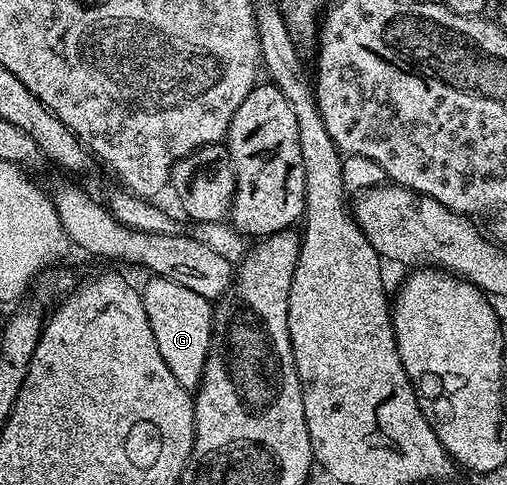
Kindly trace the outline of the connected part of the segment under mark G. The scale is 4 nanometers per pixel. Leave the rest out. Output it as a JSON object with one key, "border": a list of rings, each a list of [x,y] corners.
{"border":[[[159,276],[141,285],[140,291],[156,346],[160,346],[160,358],[164,358],[168,370],[172,370],[180,386],[197,389],[198,383],[202,381],[204,362],[210,349],[211,301],[200,298],[200,294],[192,294],[192,290],[179,286],[177,282],[168,282],[168,278]]]}

